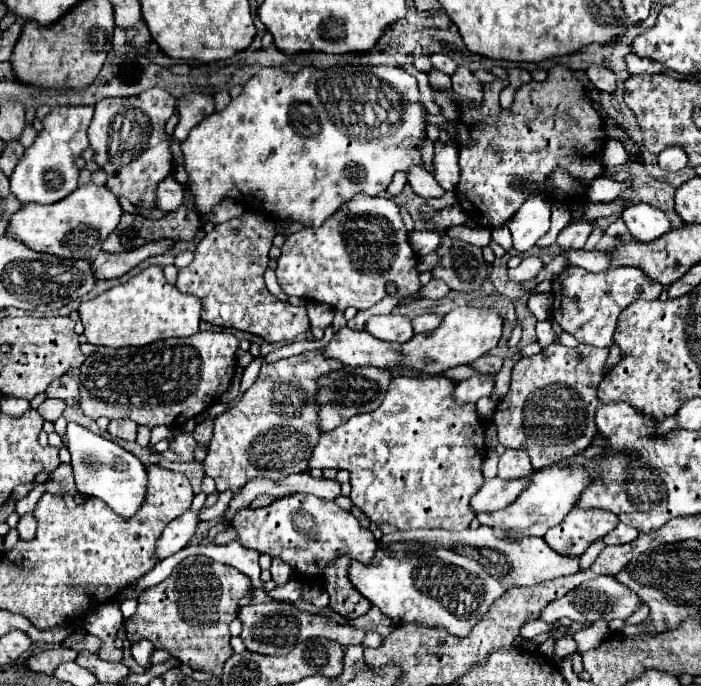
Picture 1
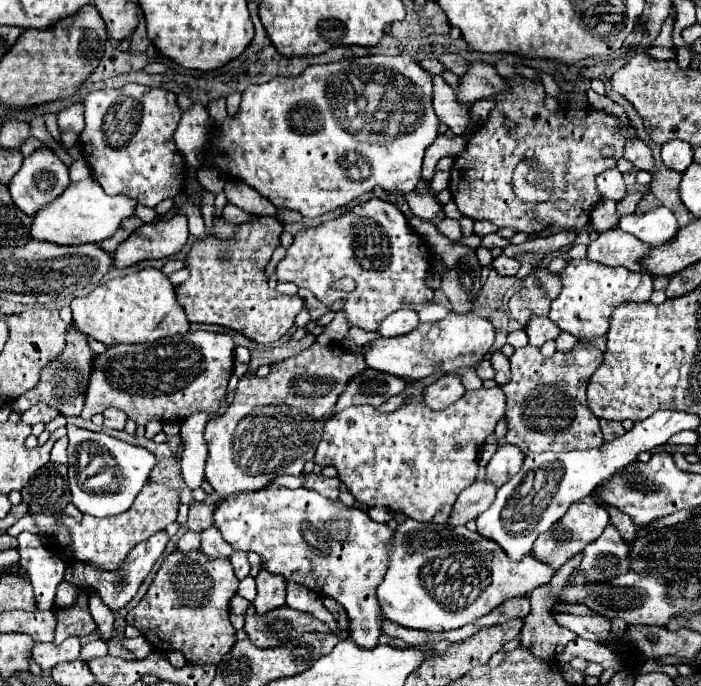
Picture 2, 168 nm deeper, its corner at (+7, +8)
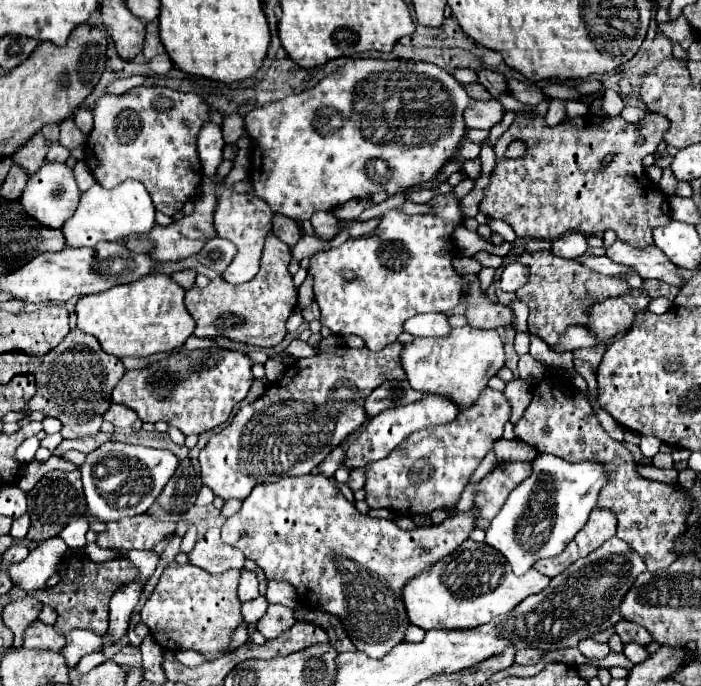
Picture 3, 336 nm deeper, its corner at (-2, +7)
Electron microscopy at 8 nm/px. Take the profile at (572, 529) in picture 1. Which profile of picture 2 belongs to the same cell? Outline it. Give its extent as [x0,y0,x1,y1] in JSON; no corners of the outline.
[531,497,609,571]

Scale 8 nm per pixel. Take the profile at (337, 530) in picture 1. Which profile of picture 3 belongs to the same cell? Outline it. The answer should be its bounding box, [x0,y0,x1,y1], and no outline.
[222,474,478,658]

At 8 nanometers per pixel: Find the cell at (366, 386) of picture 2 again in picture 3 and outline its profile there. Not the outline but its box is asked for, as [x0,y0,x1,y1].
[364,380,424,418]

